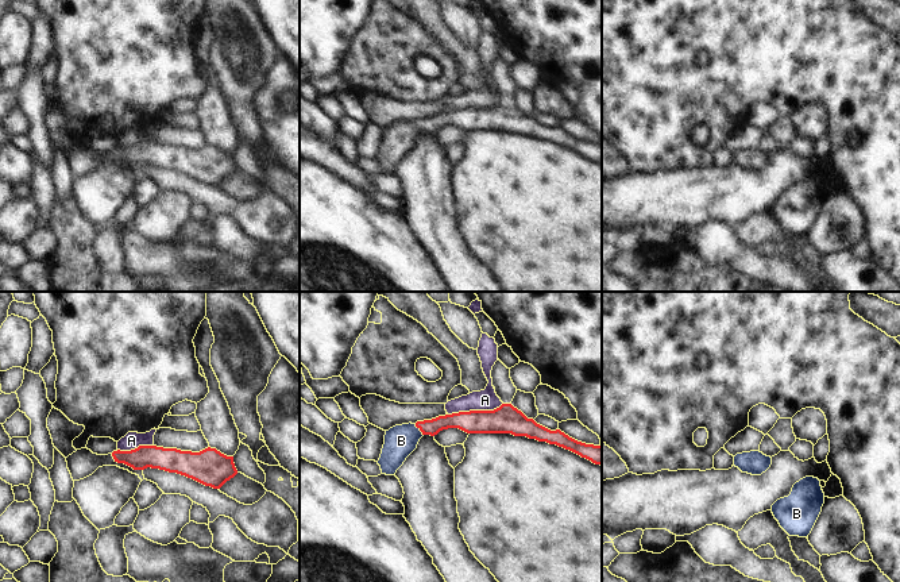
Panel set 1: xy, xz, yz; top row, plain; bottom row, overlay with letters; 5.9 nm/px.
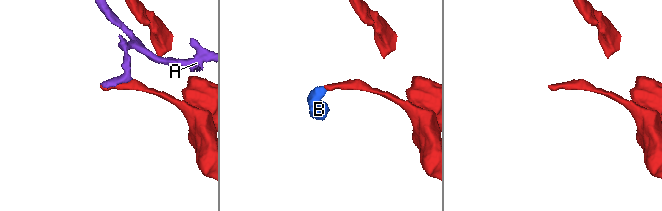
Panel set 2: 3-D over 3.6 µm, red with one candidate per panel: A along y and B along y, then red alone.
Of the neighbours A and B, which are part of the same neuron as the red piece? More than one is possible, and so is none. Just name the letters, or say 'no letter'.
B.

